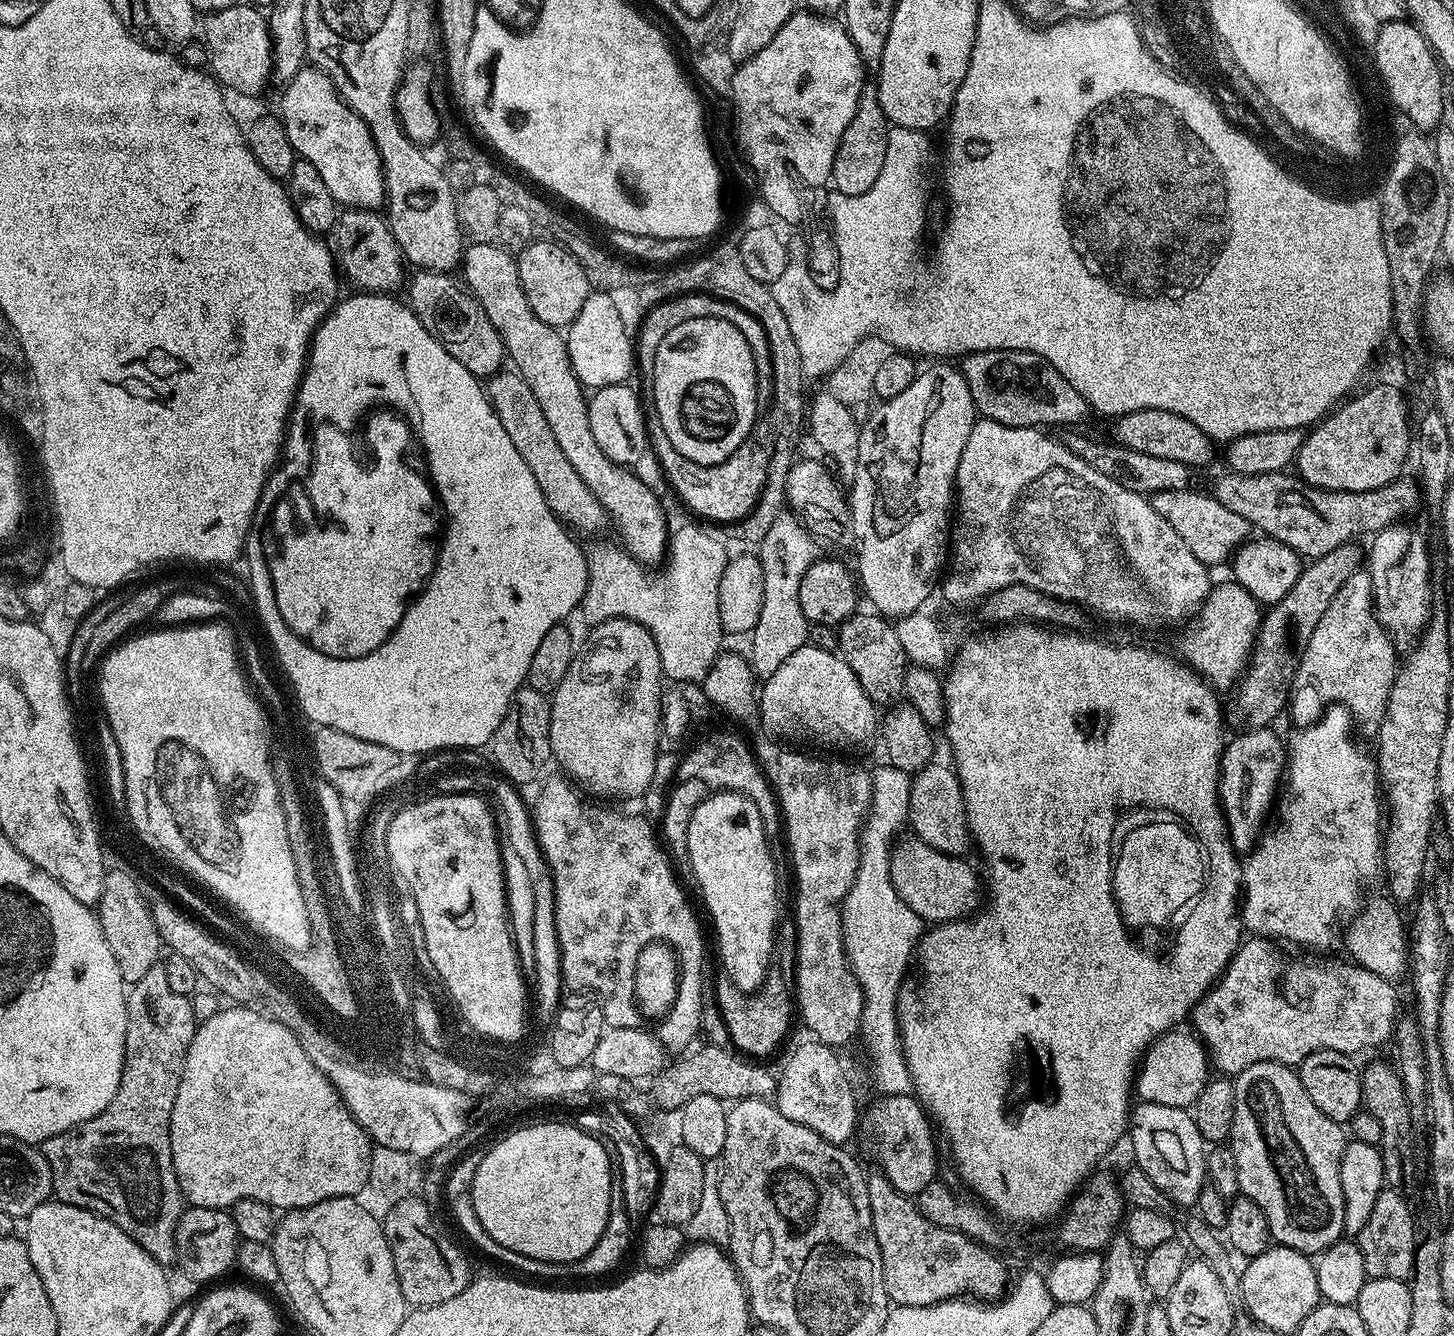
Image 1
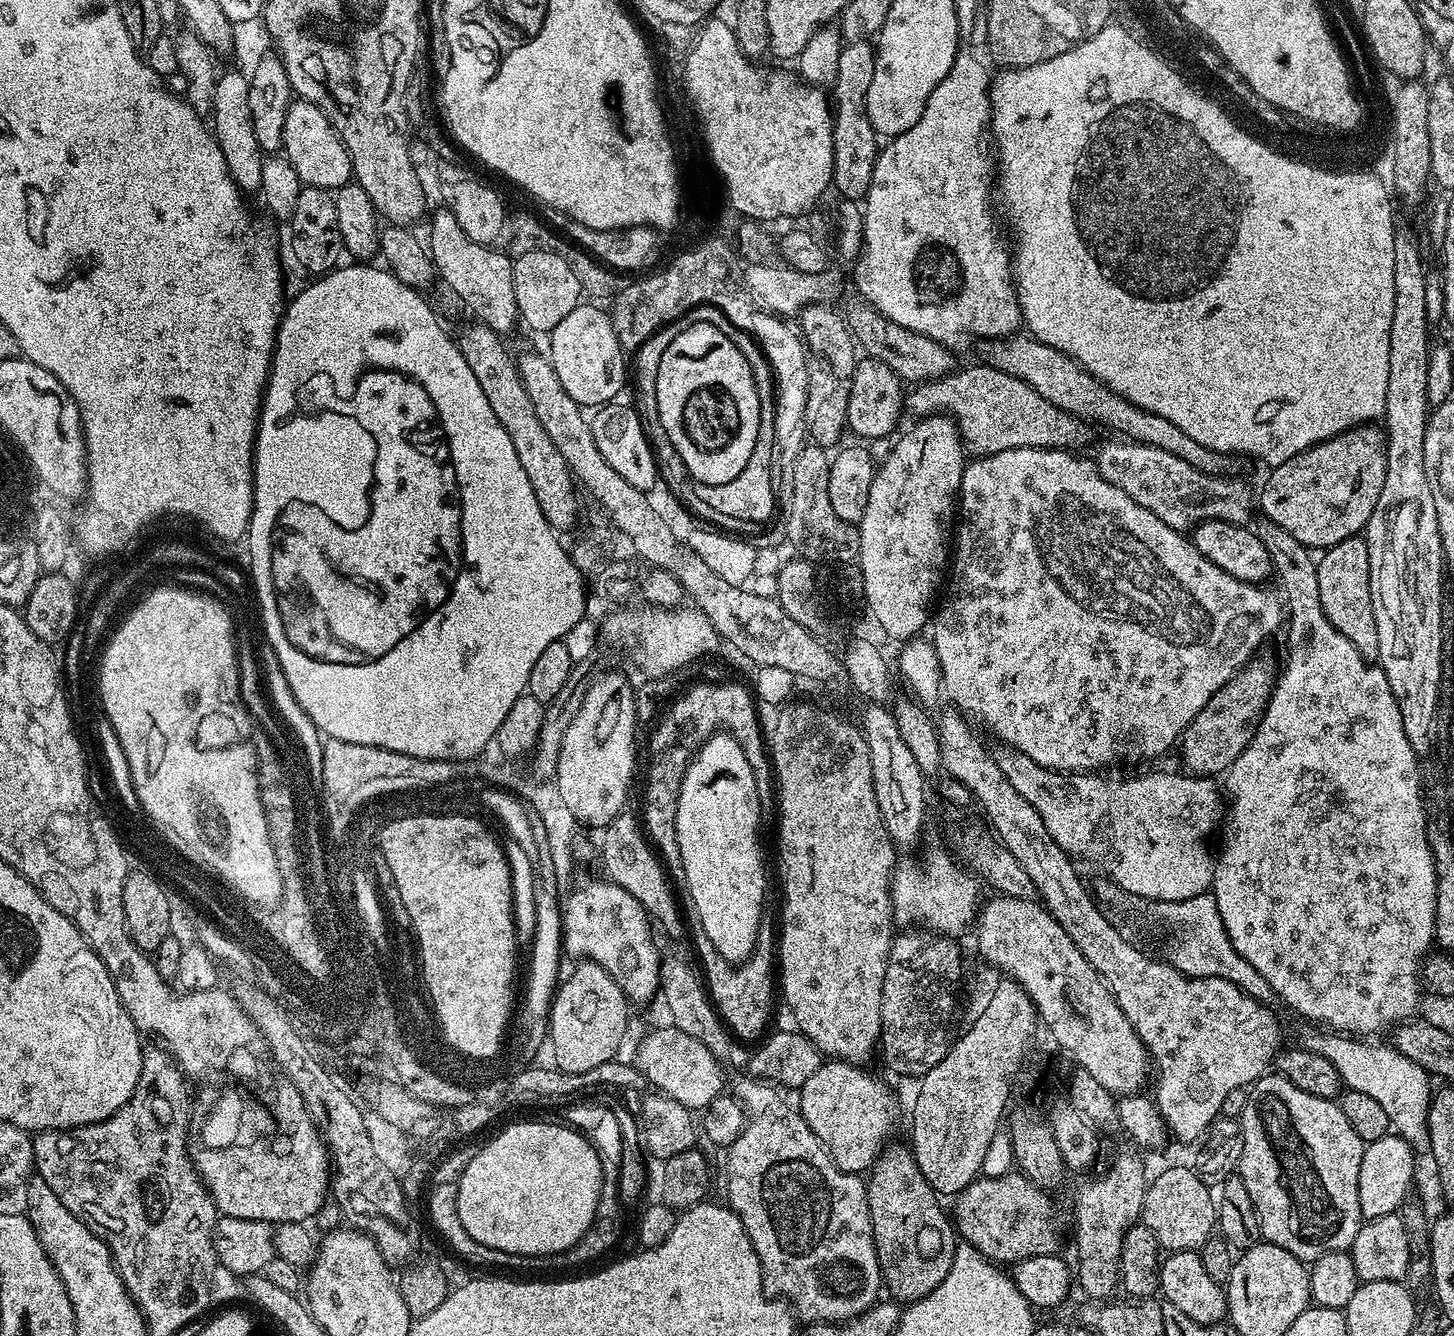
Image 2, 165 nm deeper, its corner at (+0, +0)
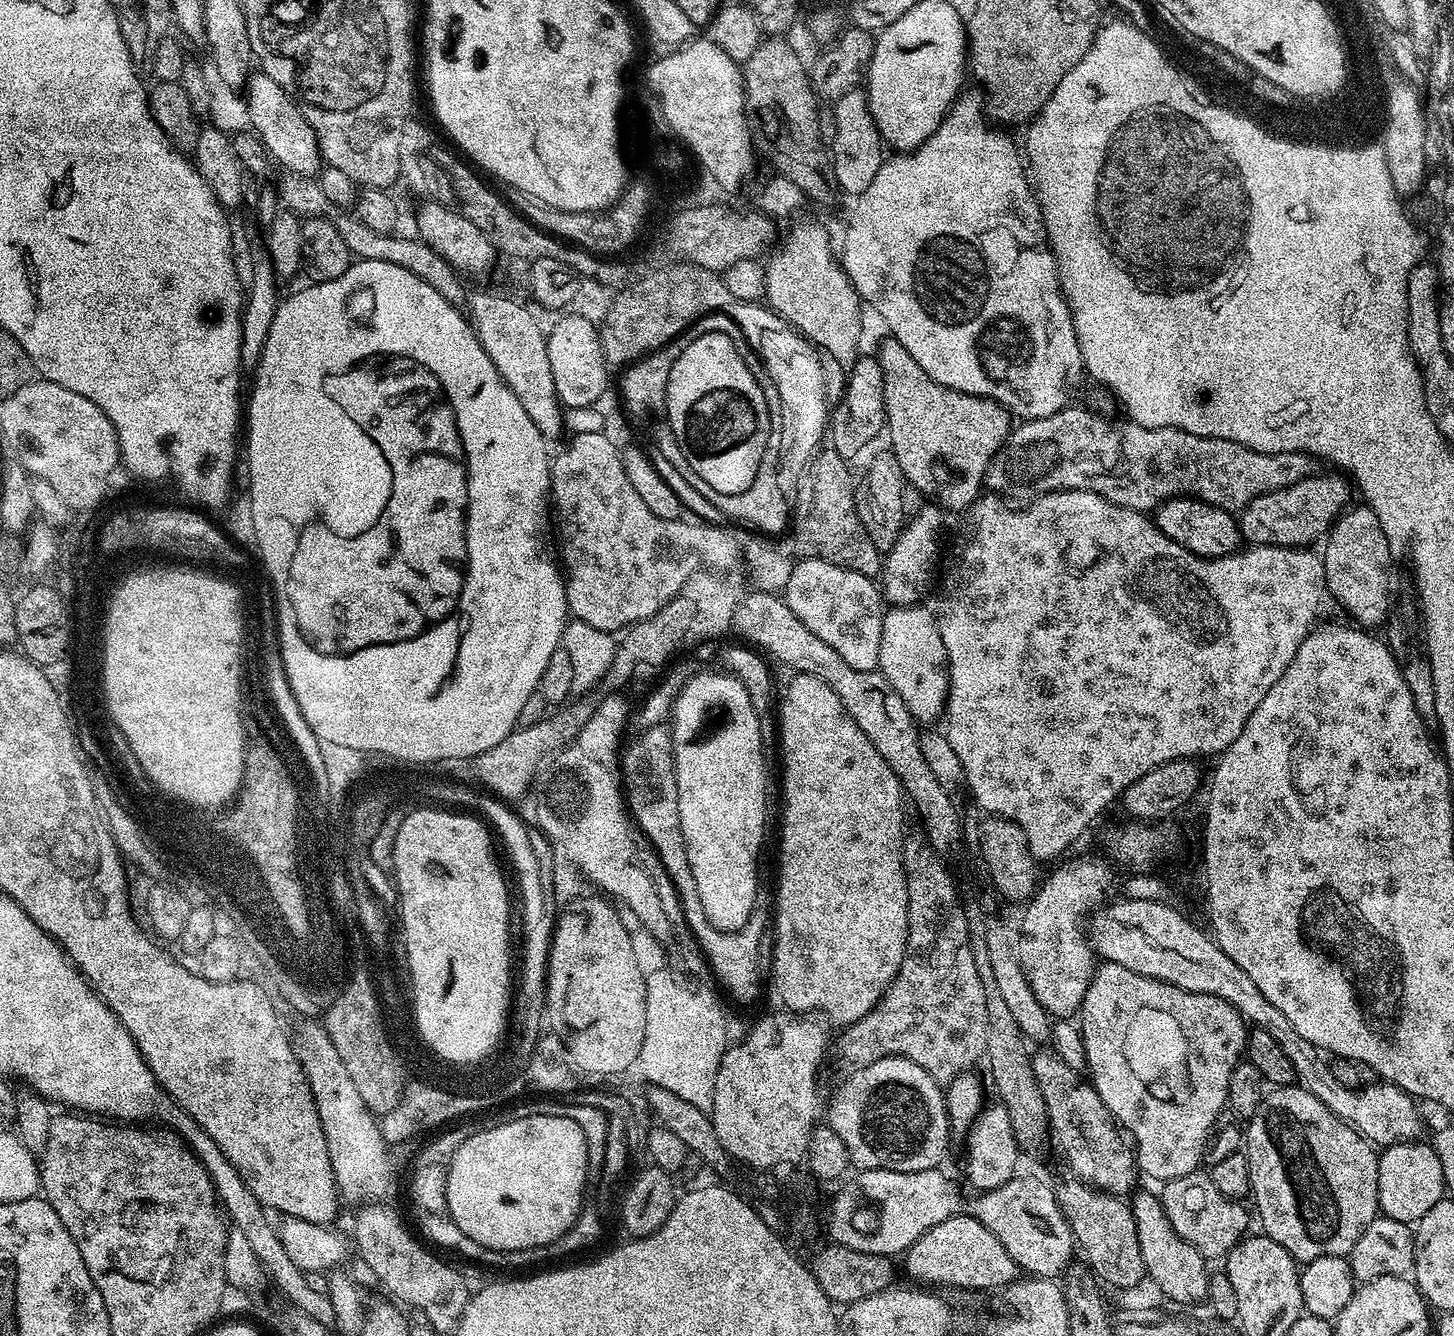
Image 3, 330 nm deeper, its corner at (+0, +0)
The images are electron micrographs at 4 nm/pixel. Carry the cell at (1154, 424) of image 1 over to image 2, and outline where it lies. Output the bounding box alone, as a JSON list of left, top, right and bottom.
[906,362,1094,458]

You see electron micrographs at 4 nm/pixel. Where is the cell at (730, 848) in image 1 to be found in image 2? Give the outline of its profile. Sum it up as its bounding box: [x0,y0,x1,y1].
[676,734,765,966]

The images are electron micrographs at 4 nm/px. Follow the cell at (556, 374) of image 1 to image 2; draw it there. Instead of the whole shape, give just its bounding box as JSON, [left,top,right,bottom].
[426,210,518,334]

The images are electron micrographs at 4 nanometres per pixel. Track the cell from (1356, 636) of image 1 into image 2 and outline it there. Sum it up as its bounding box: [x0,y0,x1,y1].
[1316,535,1378,658]

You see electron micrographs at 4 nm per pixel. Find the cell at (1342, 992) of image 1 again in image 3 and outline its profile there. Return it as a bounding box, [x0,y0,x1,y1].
[1078,962,1249,1182]

